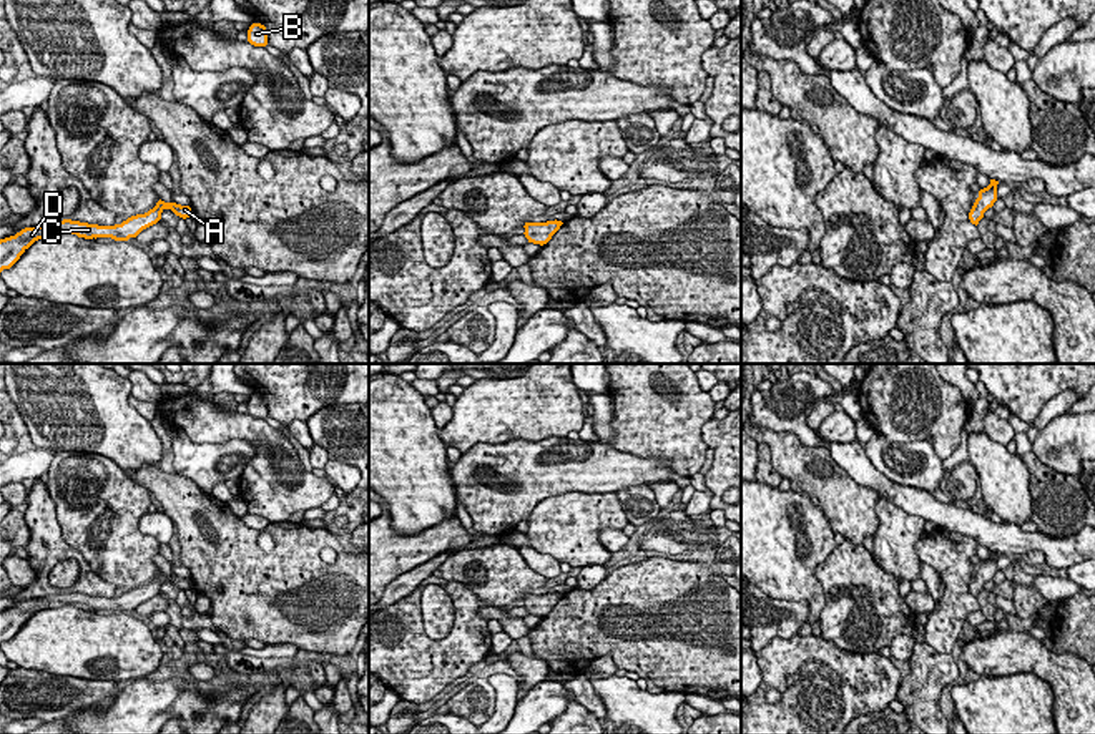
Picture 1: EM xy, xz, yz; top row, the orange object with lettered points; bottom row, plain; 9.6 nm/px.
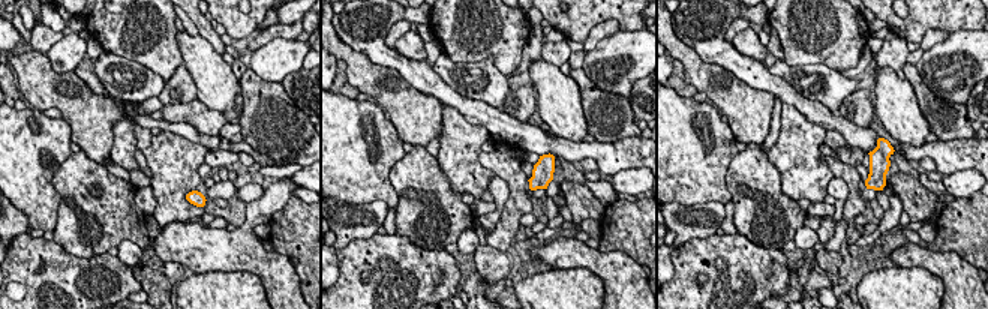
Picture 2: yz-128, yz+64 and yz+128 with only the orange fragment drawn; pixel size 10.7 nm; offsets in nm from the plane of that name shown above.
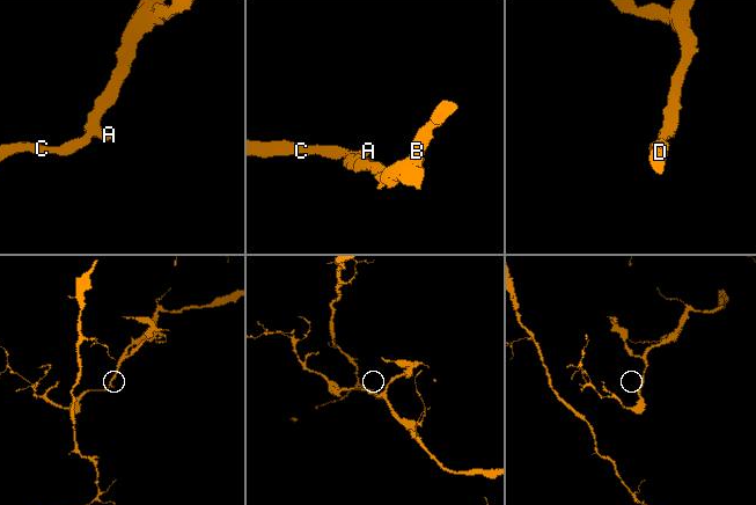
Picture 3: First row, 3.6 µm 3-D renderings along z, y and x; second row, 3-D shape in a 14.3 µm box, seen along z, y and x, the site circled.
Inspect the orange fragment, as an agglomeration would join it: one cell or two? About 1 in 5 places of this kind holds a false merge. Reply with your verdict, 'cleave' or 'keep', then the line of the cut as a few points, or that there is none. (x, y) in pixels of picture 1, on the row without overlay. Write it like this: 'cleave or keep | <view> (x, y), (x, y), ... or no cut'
keep | no cut

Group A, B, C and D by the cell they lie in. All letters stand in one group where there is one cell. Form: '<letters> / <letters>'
A B C D

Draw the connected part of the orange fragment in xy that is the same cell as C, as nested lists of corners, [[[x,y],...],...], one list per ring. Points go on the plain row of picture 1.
[[[158,573],[153,581],[145,586],[136,586],[115,598],[98,598],[71,591],[50,595],[45,598],[25,599],[15,608],[0,611],[0,644],[10,641],[20,628],[38,611],[55,609],[61,606],[76,606],[85,611],[111,609],[115,613],[128,613],[136,609],[143,601],[156,596],[161,591],[161,585],[171,581],[176,588],[186,591],[191,588],[189,578],[176,575]]]

